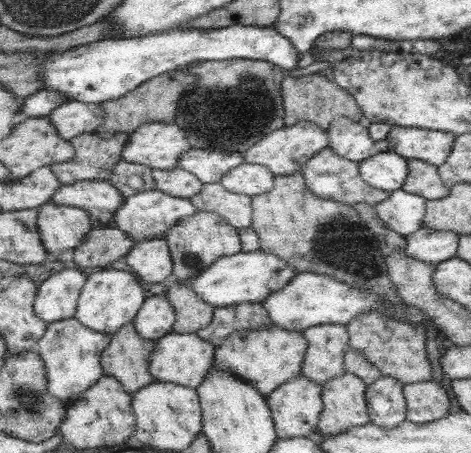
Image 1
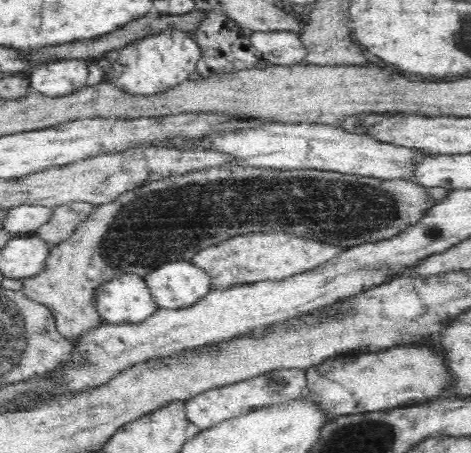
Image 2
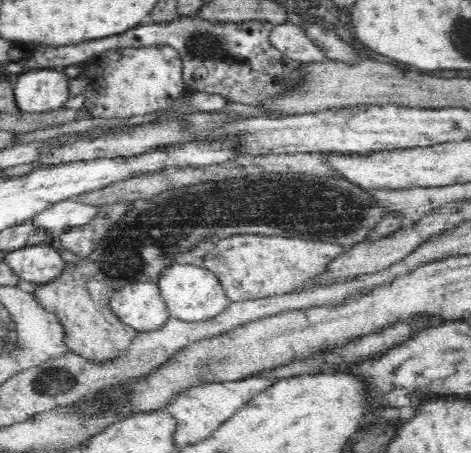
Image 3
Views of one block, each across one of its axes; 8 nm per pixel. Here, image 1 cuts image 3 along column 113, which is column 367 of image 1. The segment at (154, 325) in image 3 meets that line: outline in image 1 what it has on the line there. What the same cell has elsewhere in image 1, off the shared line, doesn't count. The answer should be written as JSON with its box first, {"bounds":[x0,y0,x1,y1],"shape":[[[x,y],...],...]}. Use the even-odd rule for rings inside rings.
{"bounds":[261,272,379,334],"shape":[[[311,272],[295,274],[285,286],[271,292],[261,302],[261,306],[267,310],[273,326],[279,326],[281,330],[295,332],[295,334],[301,334],[303,330],[307,330],[311,326],[347,326],[347,322],[361,316],[369,308],[379,308],[377,304],[379,304],[379,300],[375,300],[369,294],[357,292],[355,288],[351,288],[343,282],[337,282],[329,276],[321,276],[321,274],[315,276]]]}

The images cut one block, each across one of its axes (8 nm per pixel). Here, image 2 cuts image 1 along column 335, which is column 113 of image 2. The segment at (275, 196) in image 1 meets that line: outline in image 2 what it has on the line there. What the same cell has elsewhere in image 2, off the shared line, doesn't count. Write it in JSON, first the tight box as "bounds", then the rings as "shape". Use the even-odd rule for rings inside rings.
{"bounds":[24,164,436,344],"shape":[[[226,164],[218,168],[198,170],[184,176],[170,176],[158,182],[148,182],[128,194],[118,196],[114,202],[96,206],[86,222],[56,248],[50,250],[46,270],[24,282],[24,296],[32,302],[46,306],[56,320],[58,334],[70,342],[78,344],[82,336],[104,326],[104,318],[96,310],[96,294],[102,284],[116,280],[114,274],[132,274],[132,266],[148,268],[146,274],[138,274],[146,280],[150,270],[176,260],[192,260],[200,250],[230,240],[242,234],[256,232],[286,232],[298,238],[316,240],[330,246],[340,246],[348,250],[352,246],[362,246],[368,242],[378,242],[382,238],[394,238],[408,224],[418,222],[426,210],[436,202],[420,188],[418,182],[410,180],[378,180],[362,178],[356,174],[332,174],[326,170],[272,170]]]}

